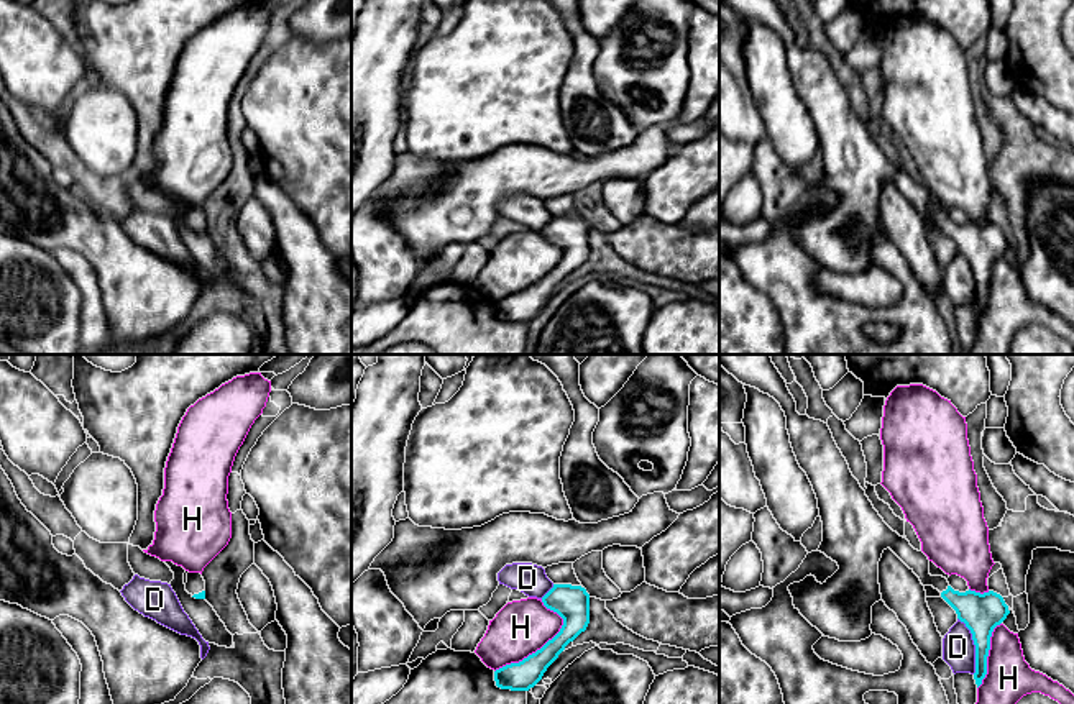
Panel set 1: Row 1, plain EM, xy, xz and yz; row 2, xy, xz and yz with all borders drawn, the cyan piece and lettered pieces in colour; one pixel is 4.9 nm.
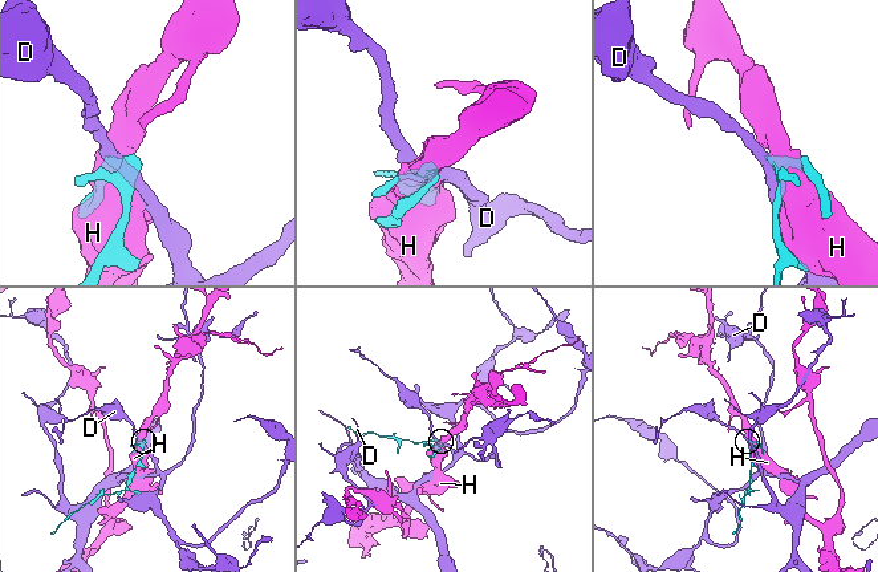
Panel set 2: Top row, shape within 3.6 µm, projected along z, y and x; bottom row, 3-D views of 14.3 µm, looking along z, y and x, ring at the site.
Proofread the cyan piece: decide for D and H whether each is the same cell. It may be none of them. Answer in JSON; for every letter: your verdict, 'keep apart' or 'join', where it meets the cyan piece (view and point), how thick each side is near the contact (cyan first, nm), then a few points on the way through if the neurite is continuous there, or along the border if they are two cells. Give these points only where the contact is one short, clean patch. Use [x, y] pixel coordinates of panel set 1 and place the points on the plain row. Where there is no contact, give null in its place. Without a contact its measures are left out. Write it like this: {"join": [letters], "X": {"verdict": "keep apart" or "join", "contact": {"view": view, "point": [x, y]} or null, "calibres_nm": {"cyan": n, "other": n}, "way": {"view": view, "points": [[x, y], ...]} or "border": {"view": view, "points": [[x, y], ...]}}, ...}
{"join": [], "D": {"verdict": "keep apart", "contact": {"view": "yz", "point": [974, 276]}, "calibres_nm": {"cyan": 190, "other": 160}, "border": {"view": "yz", "points": [[958, 250], [971, 266], [974, 306]]}}, "H": {"verdict": "keep apart", "contact": {"view": "xz", "point": [532, 286]}, "calibres_nm": {"cyan": 140, "other": 280}}}

